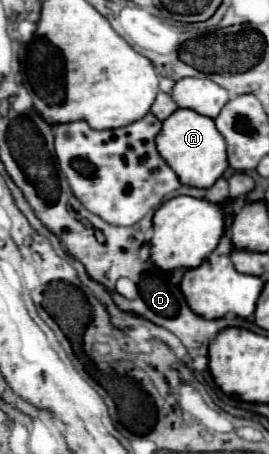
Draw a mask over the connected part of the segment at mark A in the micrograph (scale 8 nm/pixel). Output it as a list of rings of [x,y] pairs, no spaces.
[[[177,109],[163,121],[163,129],[155,139],[159,155],[169,163],[169,167],[177,173],[181,183],[191,187],[211,187],[229,167],[225,139],[221,137],[215,121],[211,117],[199,115],[191,109]]]

